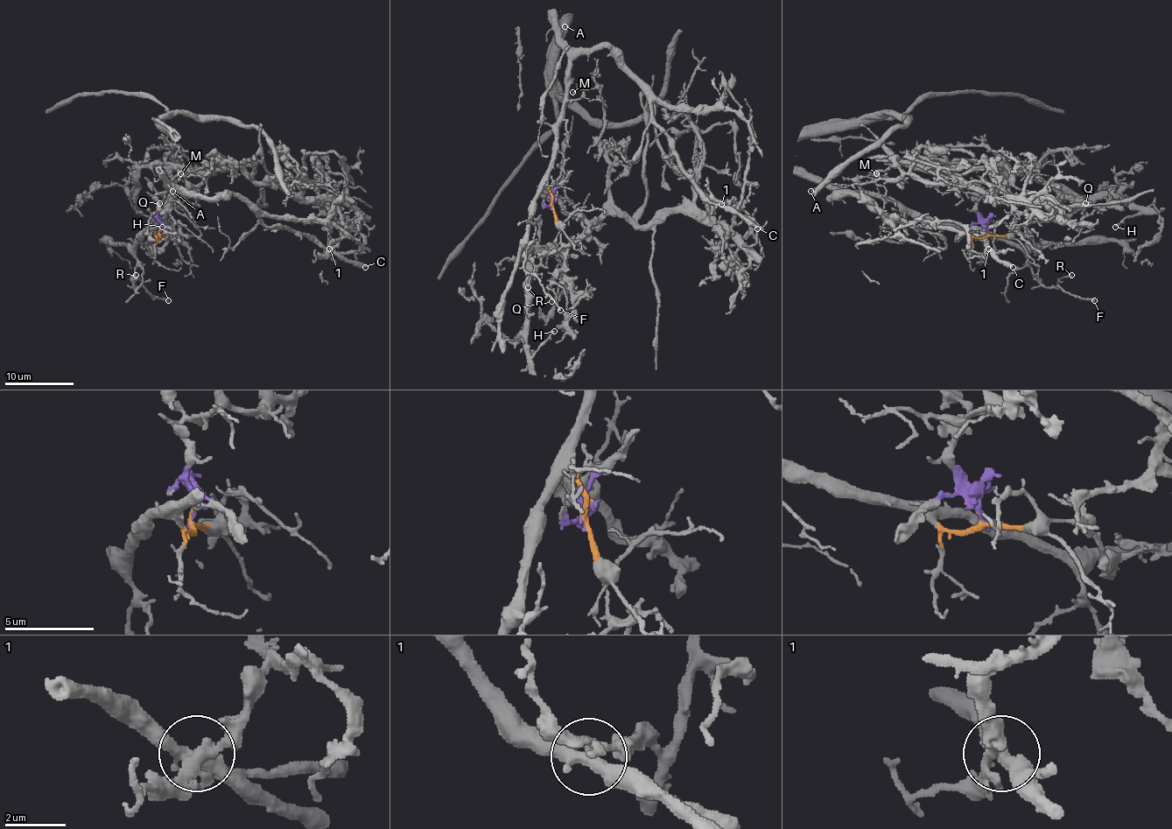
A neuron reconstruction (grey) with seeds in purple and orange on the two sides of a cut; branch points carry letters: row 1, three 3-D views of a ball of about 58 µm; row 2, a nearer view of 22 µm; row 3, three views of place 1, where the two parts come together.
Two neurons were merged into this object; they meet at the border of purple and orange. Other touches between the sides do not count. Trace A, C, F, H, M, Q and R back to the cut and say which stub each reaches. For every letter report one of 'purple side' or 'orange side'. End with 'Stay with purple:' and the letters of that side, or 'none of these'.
A: orange side
C: orange side
F: orange side
H: purple side
M: purple side
Q: purple side
R: orange side
Stay with purple: H, M, Q

